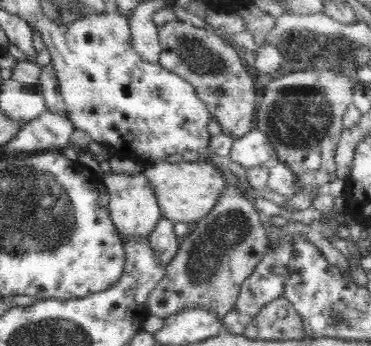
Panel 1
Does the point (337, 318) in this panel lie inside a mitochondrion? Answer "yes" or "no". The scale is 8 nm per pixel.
yes

